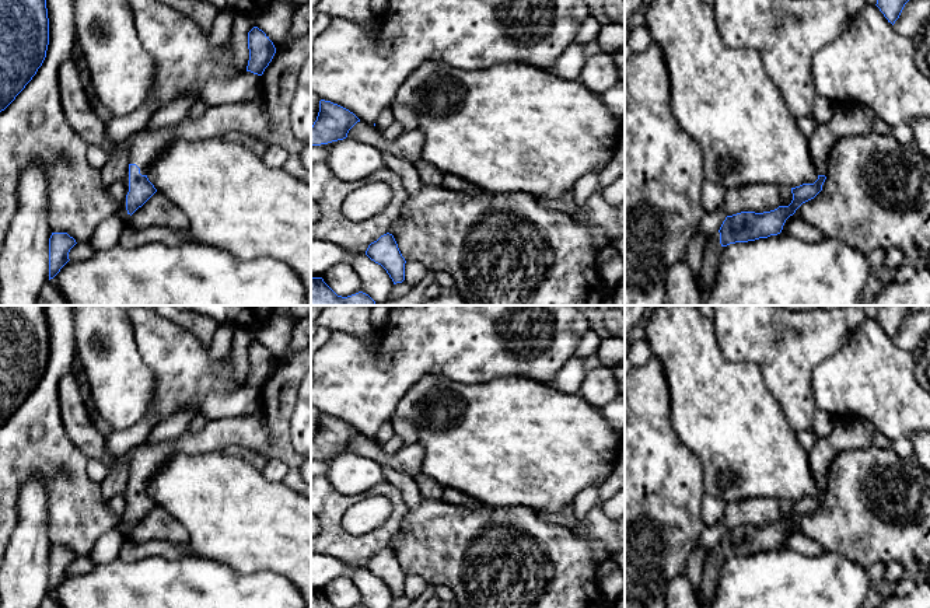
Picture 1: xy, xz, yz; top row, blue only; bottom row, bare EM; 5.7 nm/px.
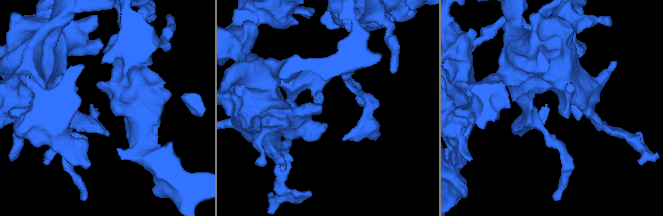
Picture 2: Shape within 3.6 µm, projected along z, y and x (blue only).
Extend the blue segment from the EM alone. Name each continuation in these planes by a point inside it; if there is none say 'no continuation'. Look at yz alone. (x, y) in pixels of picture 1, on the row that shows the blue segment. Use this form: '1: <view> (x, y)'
1: yz (849, 121)

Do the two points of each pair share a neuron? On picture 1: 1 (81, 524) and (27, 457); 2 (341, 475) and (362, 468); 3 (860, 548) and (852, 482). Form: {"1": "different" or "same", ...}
{"1": "same", "2": "same", "3": "same"}

